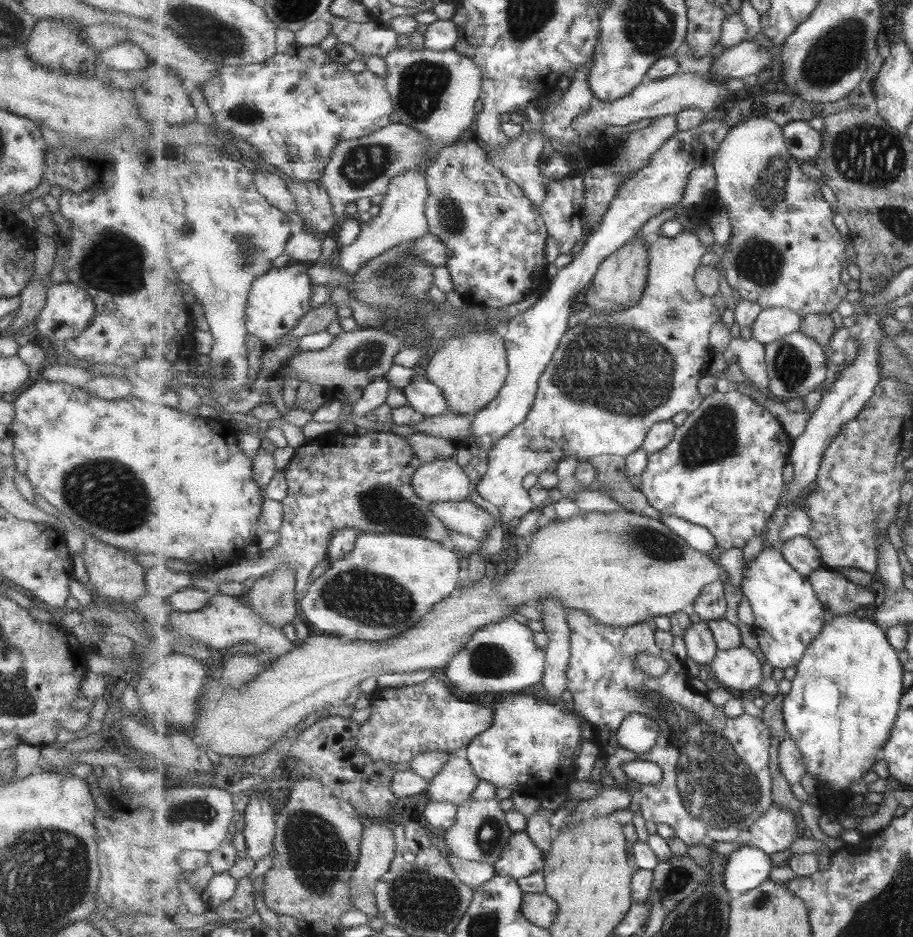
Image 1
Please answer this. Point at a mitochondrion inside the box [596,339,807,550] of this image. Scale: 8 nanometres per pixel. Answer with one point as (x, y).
(712, 437)

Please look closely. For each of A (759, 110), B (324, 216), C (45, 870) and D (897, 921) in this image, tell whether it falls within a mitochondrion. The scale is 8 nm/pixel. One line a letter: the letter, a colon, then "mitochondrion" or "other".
A: other
B: other
C: mitochondrion
D: mitochondrion

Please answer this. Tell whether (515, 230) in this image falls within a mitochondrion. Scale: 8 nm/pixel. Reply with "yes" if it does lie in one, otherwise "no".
no

